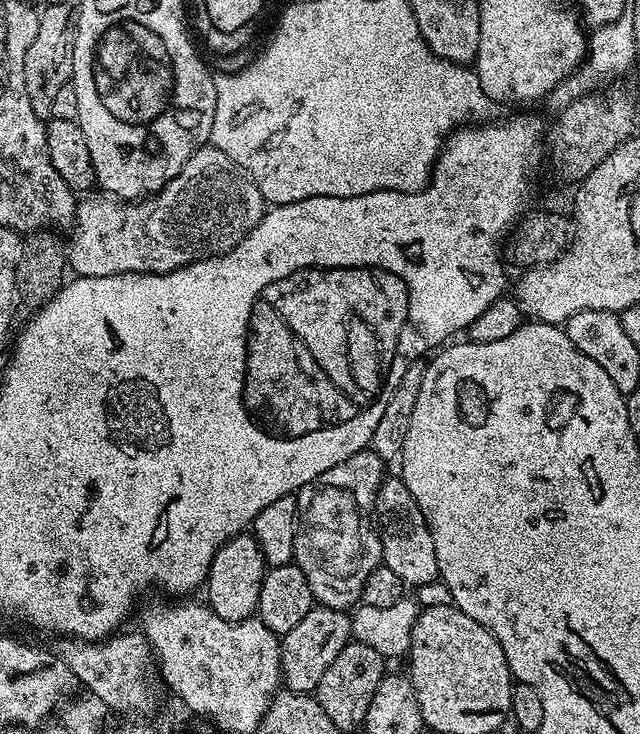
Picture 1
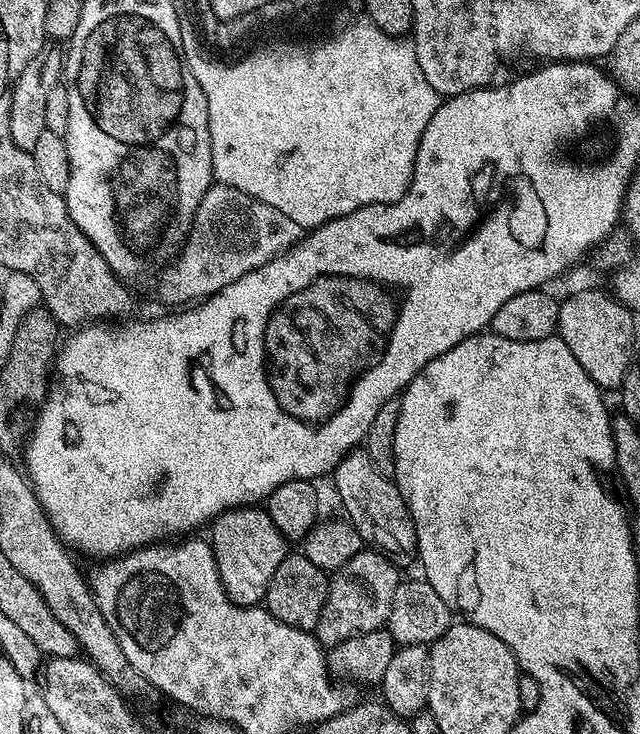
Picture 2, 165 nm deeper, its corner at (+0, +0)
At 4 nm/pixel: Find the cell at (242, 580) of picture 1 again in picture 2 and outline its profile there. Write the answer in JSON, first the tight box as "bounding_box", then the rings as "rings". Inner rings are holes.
{"bounding_box":[211,506,289,608],"rings":[[[260,506],[232,508],[211,521],[211,528],[212,553],[226,594],[244,608],[257,607],[270,586],[270,578],[274,578],[274,570],[278,570],[284,557],[289,555],[289,541],[284,539],[278,526],[274,526],[270,514]]]}

